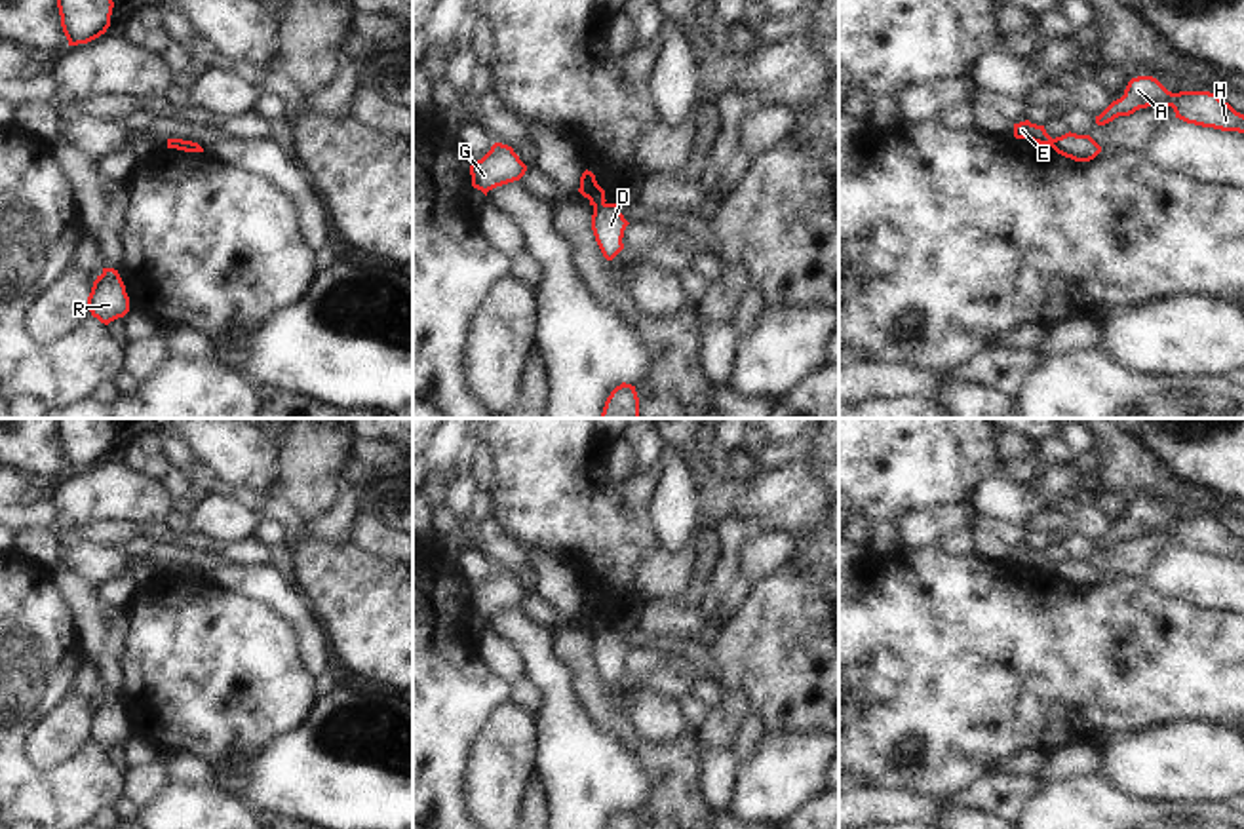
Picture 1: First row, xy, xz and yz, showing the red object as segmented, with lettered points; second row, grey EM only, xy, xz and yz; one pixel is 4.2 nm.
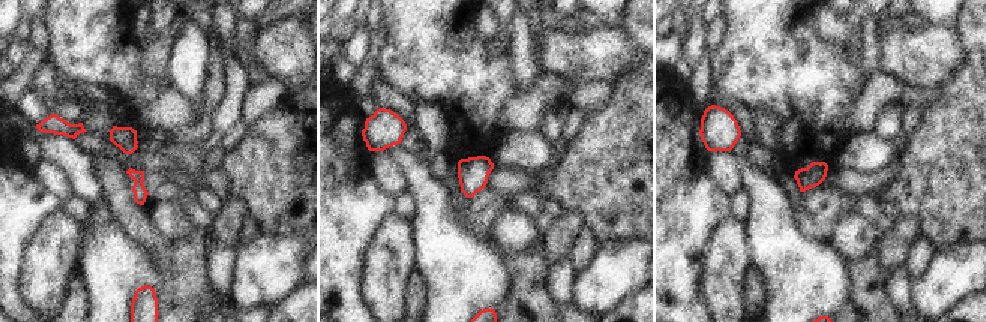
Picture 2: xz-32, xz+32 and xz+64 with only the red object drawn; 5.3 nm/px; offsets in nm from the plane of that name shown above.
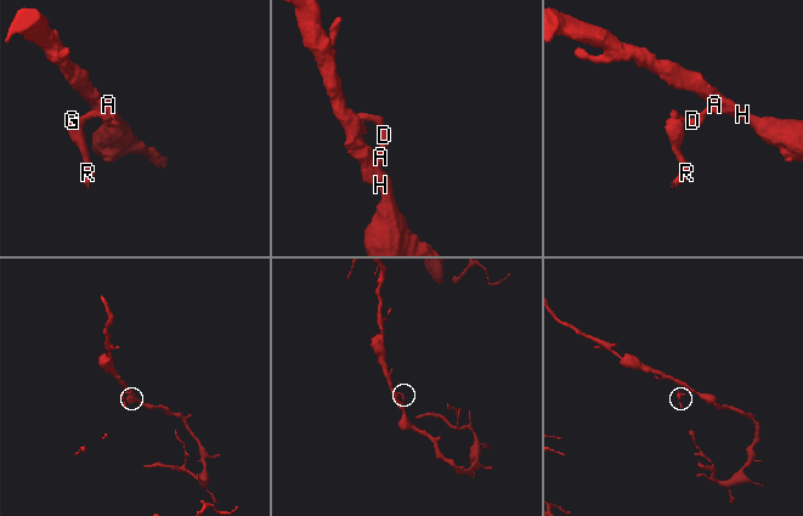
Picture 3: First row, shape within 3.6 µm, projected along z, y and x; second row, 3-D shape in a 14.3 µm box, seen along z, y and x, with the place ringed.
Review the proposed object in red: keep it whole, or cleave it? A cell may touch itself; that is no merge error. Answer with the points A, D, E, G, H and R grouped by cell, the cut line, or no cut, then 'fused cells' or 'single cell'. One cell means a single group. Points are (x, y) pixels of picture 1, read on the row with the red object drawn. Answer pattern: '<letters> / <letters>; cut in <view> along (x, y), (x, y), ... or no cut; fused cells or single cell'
A D H / E G R; cut in xz along (603, 202), (594, 208); fused cells

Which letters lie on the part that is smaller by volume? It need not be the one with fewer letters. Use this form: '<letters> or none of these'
E, G, R

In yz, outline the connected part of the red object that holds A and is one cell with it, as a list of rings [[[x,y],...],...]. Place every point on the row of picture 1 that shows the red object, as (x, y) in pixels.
[[[1153,76],[1132,78],[1124,89],[1124,95],[1113,101],[1099,116],[1096,116],[1096,124],[1105,125],[1118,116],[1130,116],[1147,106],[1172,106],[1176,118],[1187,124],[1244,133],[1244,114],[1236,112],[1215,93],[1172,93]]]

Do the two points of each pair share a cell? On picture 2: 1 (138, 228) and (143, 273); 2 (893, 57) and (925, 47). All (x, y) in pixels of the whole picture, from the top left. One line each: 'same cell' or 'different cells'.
1: different cells
2: same cell

